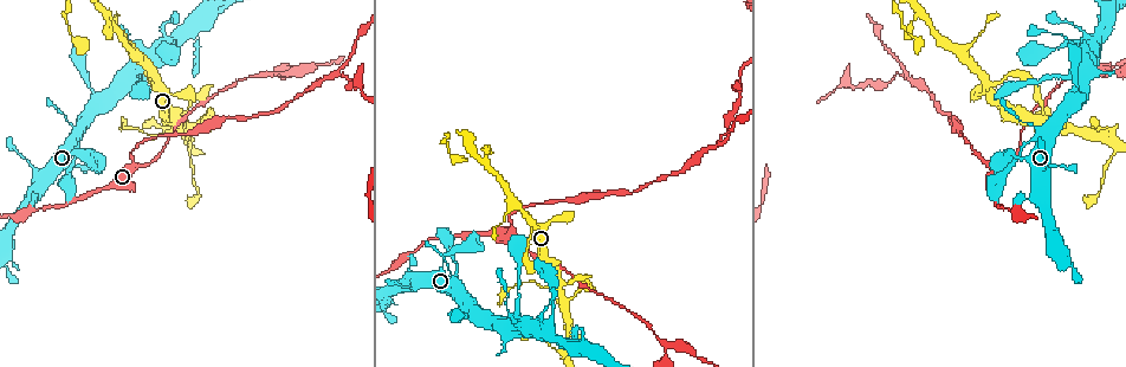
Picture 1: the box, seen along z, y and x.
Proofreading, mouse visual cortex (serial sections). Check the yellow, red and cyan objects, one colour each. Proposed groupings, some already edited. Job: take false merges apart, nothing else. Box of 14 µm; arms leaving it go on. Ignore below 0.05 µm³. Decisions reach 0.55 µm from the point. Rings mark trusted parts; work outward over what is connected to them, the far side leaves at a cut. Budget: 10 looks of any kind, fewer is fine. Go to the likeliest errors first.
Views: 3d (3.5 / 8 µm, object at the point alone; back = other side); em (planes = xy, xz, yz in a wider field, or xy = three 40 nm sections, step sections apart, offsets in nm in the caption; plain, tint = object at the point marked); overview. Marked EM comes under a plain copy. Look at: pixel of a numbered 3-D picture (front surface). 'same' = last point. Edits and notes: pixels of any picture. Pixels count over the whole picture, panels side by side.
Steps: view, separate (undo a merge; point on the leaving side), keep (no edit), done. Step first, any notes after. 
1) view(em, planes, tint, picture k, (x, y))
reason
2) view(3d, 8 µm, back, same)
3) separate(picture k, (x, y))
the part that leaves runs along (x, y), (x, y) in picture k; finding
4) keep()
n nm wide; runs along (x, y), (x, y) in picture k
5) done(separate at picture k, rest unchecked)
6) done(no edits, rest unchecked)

view(3d, 8 µm, picture 1, (331, 75))
thin neck

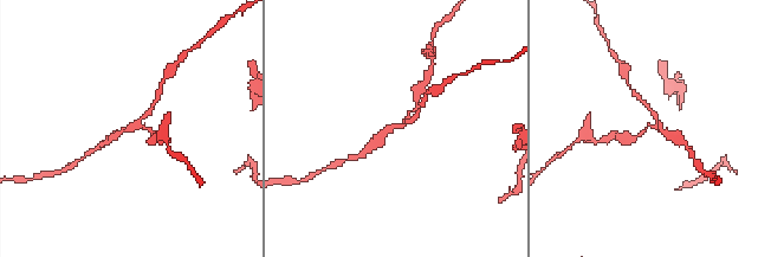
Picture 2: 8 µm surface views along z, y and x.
view(3d, 3.5 µm, picture 2, (397, 126))

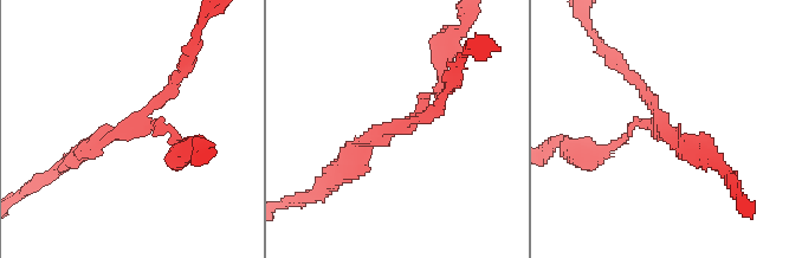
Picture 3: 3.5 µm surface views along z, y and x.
view(em, xy, step 2, tint, picture 3, (402, 129))
3 arms; arms of 100, 150, 250 nm; shape alone is not enough

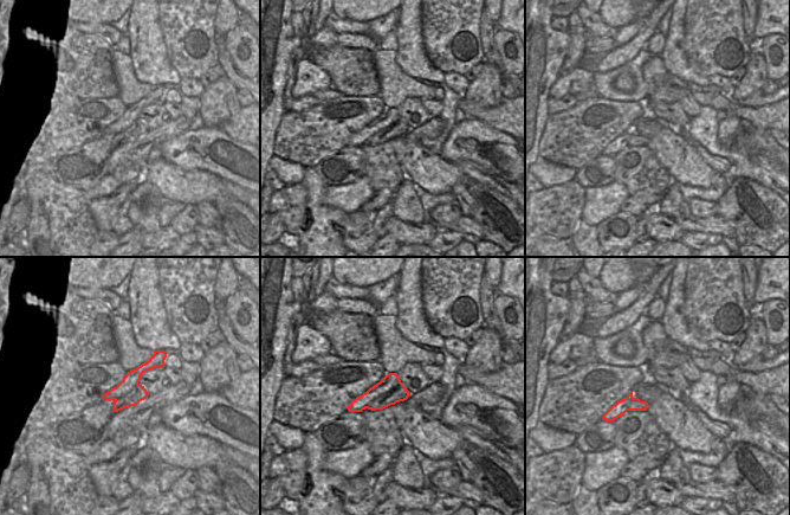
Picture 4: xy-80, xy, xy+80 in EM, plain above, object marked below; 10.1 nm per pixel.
separate(picture 3, (174, 136))
the part that leaves runs along (121, 136), (165, 124), (175, 157) in picture 3; a second cell is stuck on

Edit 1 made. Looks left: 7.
view(overview)
redraw

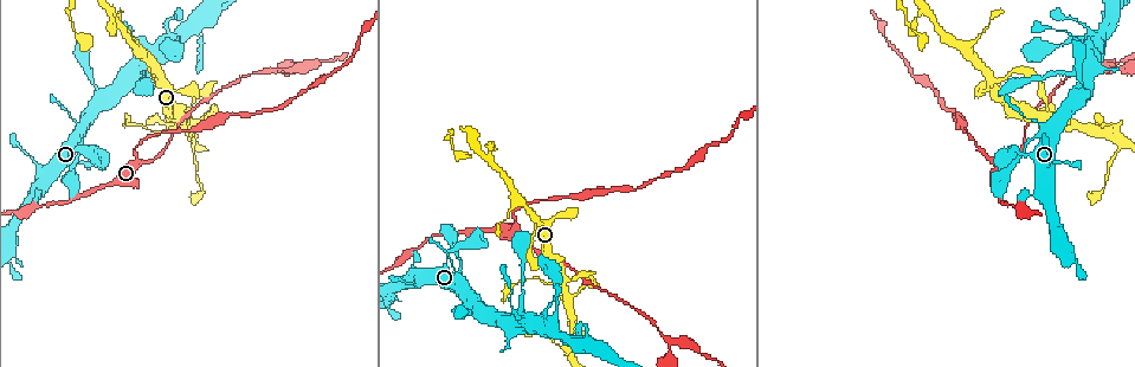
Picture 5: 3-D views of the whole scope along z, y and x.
view(3d, 3.5 µm, picture 5, (457, 278))
three arms meet

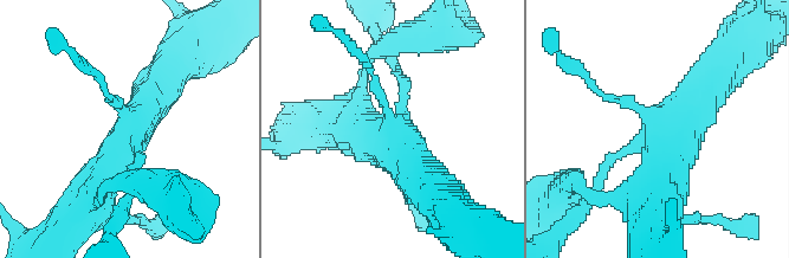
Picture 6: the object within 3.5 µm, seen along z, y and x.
view(em, xy, step 2, tint, picture 6, (132, 120))
need the tissue

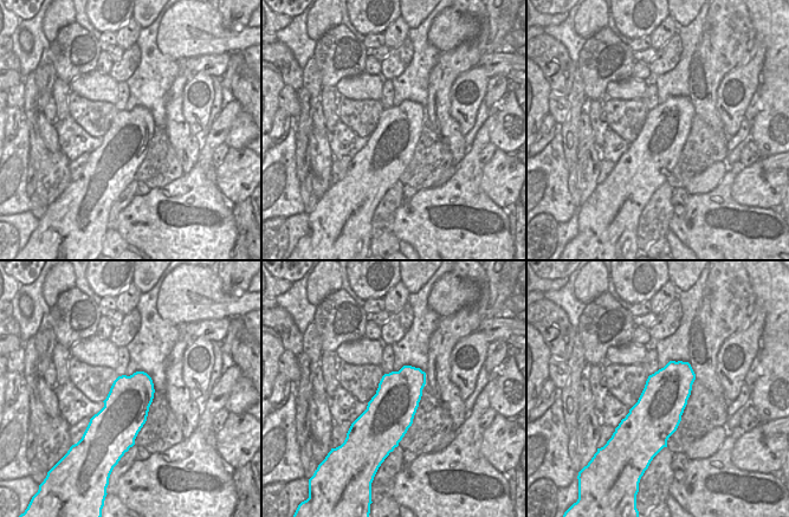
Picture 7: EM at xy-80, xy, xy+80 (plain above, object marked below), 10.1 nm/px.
keep()
all the same cell

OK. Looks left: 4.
view(3d, 3.5 µm, picture 5, (520, 313))
calibre changes

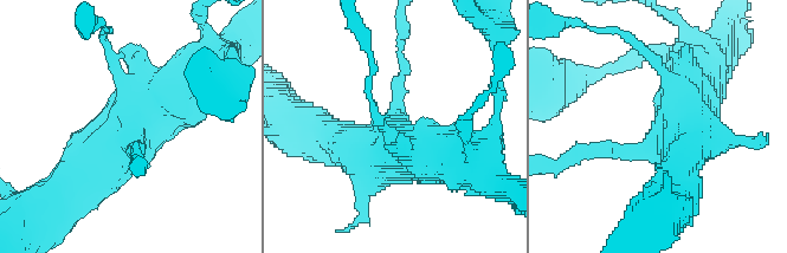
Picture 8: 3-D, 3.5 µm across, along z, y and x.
view(em, xy, step 3, tint, picture 8, (130, 140))
need the tissue

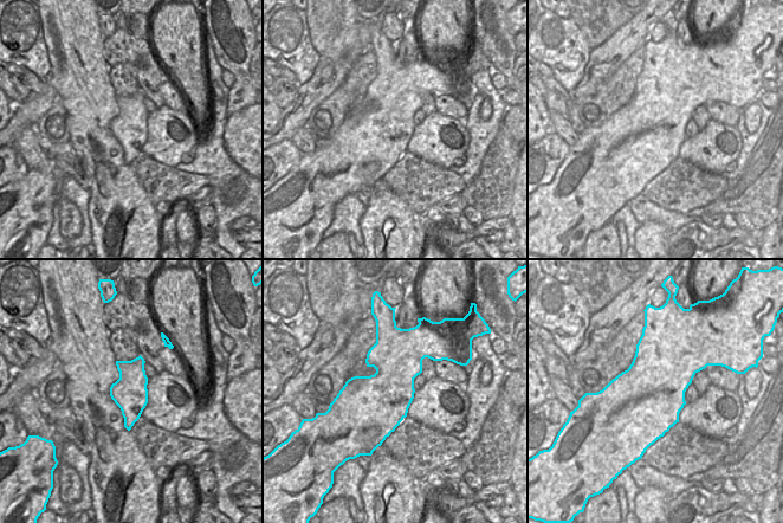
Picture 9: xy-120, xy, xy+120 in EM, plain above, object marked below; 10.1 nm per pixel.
view(em, xy, step 2, tint, same)
another direction

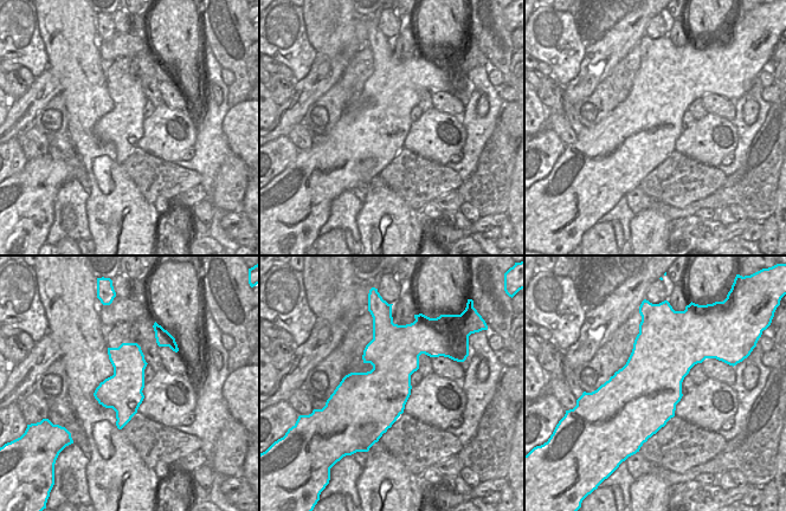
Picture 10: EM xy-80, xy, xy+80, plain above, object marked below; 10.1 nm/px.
keep()
runs along (59, 200), (161, 102), (182, 91) in picture 8; continuous, no second cell

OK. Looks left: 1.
done(separate at picture 3, rest unchecked)

